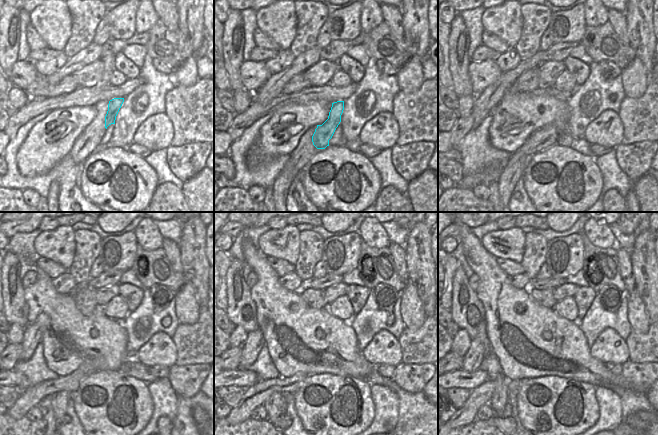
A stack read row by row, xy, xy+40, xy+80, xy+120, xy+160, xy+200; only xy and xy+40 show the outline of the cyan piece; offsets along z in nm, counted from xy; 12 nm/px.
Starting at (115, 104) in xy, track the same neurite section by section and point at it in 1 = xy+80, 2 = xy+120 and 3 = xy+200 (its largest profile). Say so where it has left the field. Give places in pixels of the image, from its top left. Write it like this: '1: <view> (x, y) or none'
1: xy+80 (545, 137)
2: xy+120 (30, 397)
3: xy+200 (482, 394)

